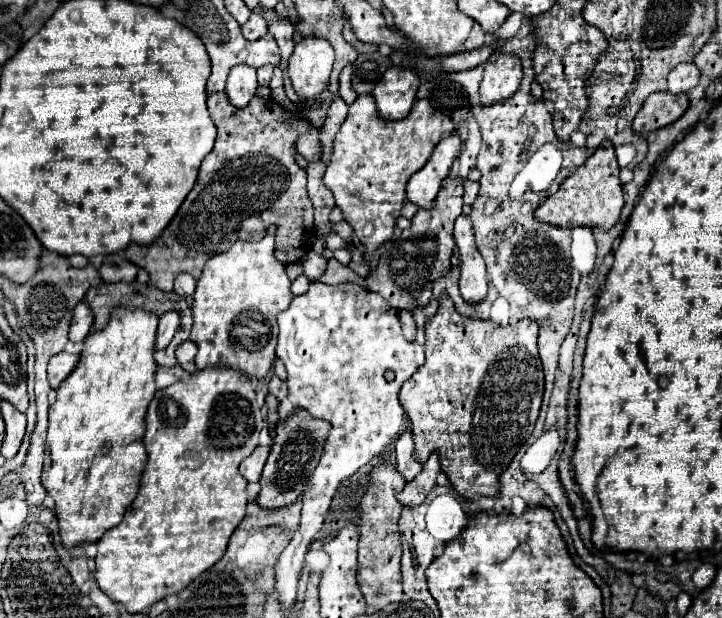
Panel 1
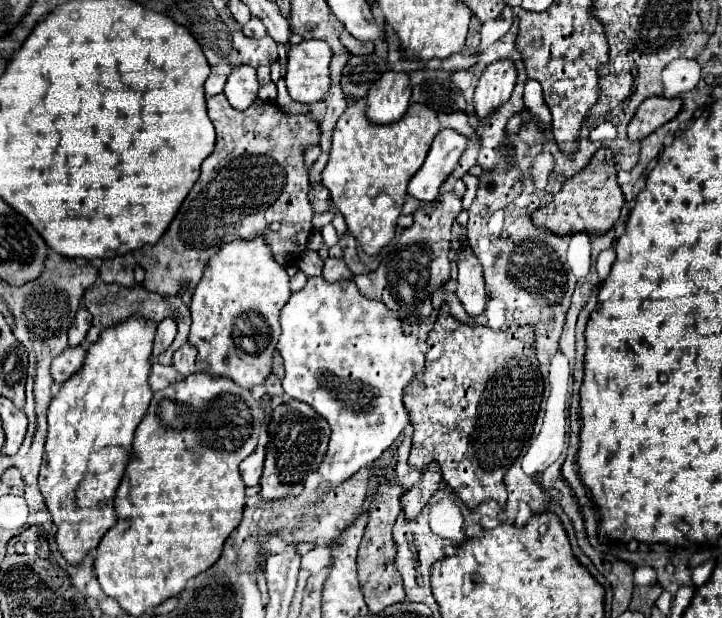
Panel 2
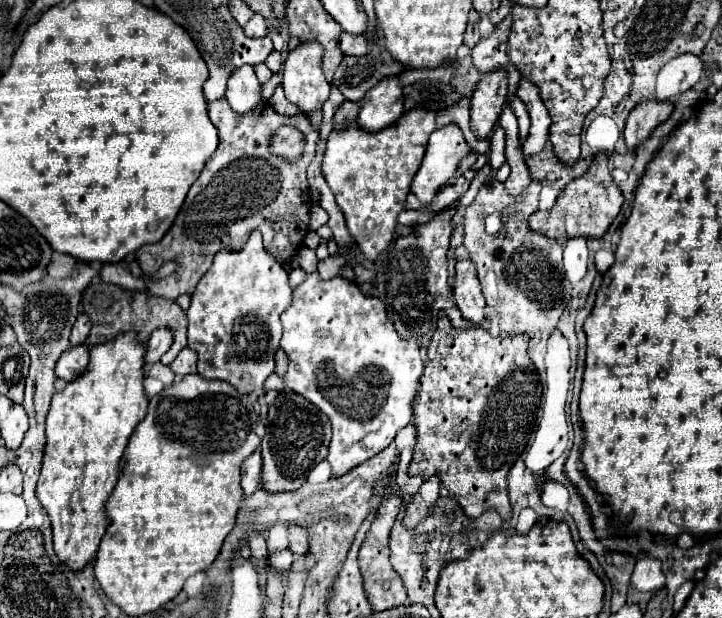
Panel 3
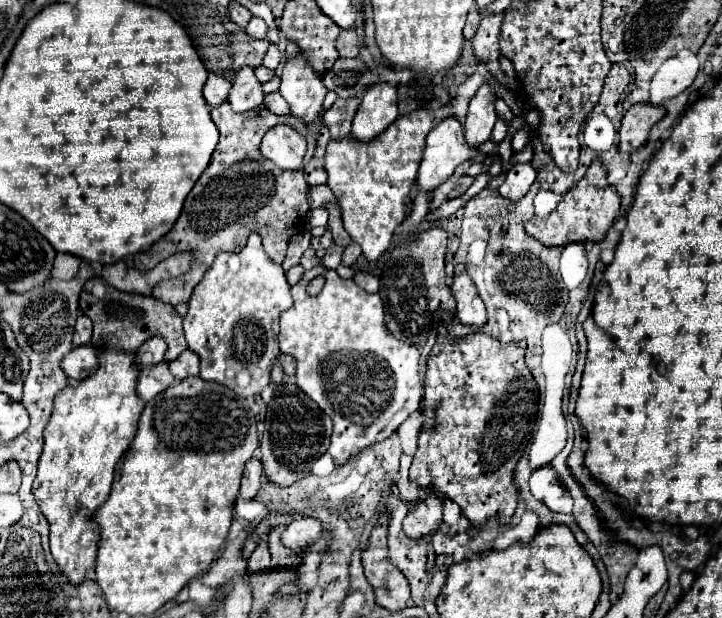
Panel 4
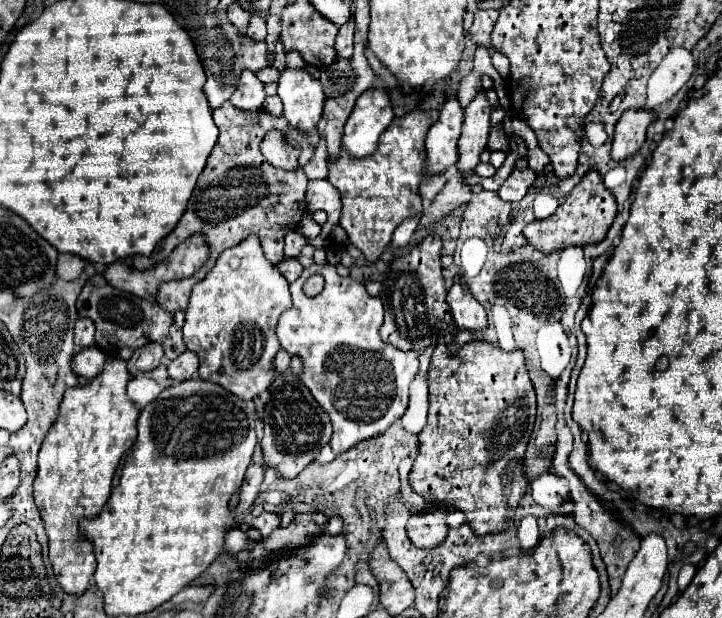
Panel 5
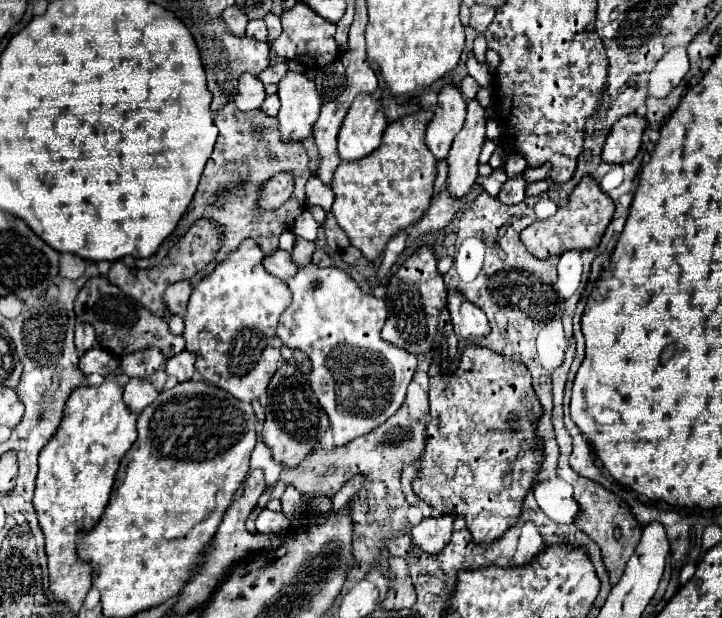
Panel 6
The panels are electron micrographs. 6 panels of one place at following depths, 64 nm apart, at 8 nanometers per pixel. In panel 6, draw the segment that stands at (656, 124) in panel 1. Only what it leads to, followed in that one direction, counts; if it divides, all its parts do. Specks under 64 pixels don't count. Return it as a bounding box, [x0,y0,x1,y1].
[602,114,648,164]

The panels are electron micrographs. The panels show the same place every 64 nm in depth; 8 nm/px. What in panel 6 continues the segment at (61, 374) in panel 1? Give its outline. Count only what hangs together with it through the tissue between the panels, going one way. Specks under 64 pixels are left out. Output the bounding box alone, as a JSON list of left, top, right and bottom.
[80,346,120,376]

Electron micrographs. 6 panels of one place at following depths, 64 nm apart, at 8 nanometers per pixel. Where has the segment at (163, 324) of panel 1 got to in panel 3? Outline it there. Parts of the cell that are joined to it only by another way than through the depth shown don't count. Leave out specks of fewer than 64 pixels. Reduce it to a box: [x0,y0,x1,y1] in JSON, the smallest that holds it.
[144,328,172,366]

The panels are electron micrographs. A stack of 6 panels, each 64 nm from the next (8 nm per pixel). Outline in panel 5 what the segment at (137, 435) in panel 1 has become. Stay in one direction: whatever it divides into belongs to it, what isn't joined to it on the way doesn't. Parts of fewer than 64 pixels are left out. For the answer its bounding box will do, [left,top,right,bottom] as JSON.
[34,358,140,598]

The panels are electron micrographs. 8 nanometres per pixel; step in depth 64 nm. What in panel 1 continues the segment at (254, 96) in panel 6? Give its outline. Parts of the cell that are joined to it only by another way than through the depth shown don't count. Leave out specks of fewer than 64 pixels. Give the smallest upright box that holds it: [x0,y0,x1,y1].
[226,66,256,108]

